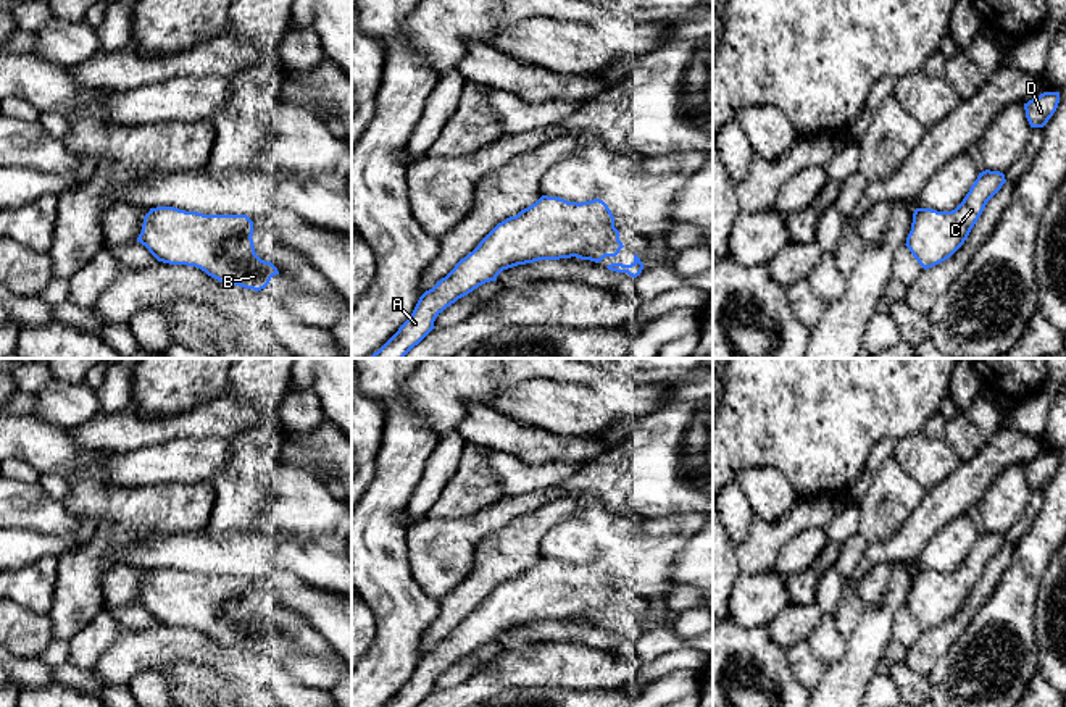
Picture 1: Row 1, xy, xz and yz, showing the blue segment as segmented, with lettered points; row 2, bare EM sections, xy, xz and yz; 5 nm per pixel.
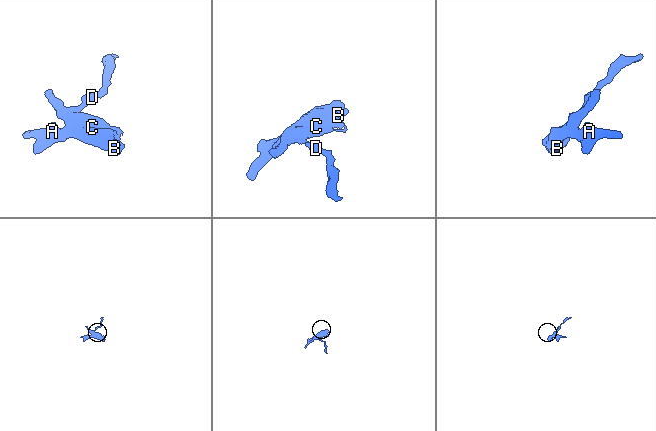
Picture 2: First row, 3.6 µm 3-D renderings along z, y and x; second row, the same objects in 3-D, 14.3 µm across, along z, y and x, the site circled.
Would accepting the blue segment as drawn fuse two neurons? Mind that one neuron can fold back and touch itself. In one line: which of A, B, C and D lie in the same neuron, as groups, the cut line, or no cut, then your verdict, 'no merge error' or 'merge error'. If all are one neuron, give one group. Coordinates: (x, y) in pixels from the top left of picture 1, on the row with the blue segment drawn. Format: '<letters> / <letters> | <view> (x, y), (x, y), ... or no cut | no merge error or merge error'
A B C D | no cut | no merge error

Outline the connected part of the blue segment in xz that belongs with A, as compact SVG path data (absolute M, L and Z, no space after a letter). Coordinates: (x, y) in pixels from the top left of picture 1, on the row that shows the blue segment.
M542 195L535 203L521 210L516 216L510 216L498 223L445 278L437 281L432 289L426 291L419 297L411 316L368 358L403 358L435 328L435 318L447 307L479 286L497 281L497 276L503 270L539 260L571 257L598 263L605 257L616 257L623 247L619 231L614 228L614 216L603 200L593 199L577 203L560 197Z

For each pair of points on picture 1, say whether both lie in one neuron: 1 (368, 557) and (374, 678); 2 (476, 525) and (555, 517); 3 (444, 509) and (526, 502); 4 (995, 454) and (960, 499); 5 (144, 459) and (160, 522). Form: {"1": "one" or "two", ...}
{"1": "one", "2": "two", "3": "two", "4": "one", "5": "two"}

